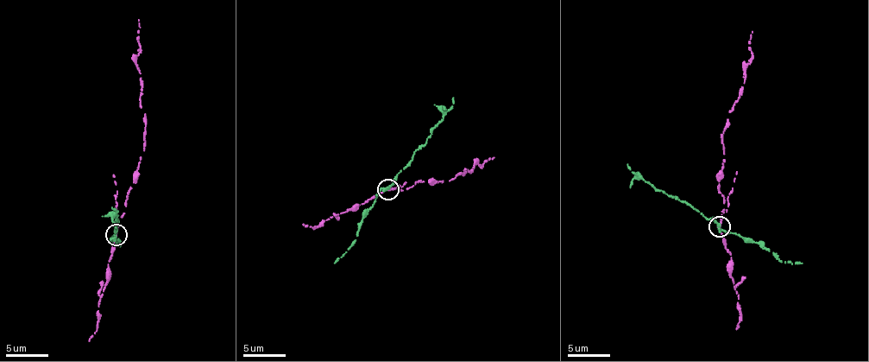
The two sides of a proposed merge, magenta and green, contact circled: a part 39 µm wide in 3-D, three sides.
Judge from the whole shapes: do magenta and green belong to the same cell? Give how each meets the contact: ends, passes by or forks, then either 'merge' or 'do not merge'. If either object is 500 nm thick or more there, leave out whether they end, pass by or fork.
magenta passes by; green passes by; do not merge

